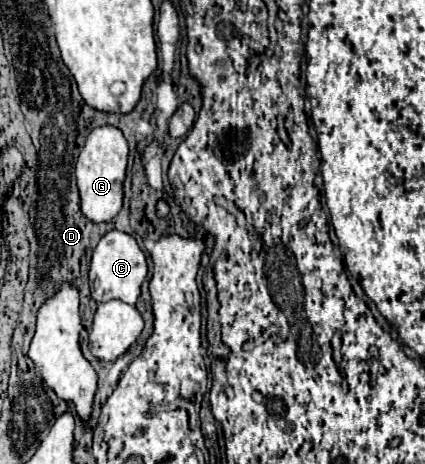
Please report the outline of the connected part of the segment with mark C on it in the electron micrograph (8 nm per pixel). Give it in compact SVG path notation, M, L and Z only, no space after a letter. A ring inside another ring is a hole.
M114 229L100 239L100 243L96 245L96 249L92 253L92 263L90 263L92 299L96 303L110 301L110 299L120 299L128 305L136 305L136 301L140 297L140 291L142 291L142 283L146 281L146 275L148 275L146 257L144 257L142 249L138 247L136 239L128 233L122 233L122 231Z

